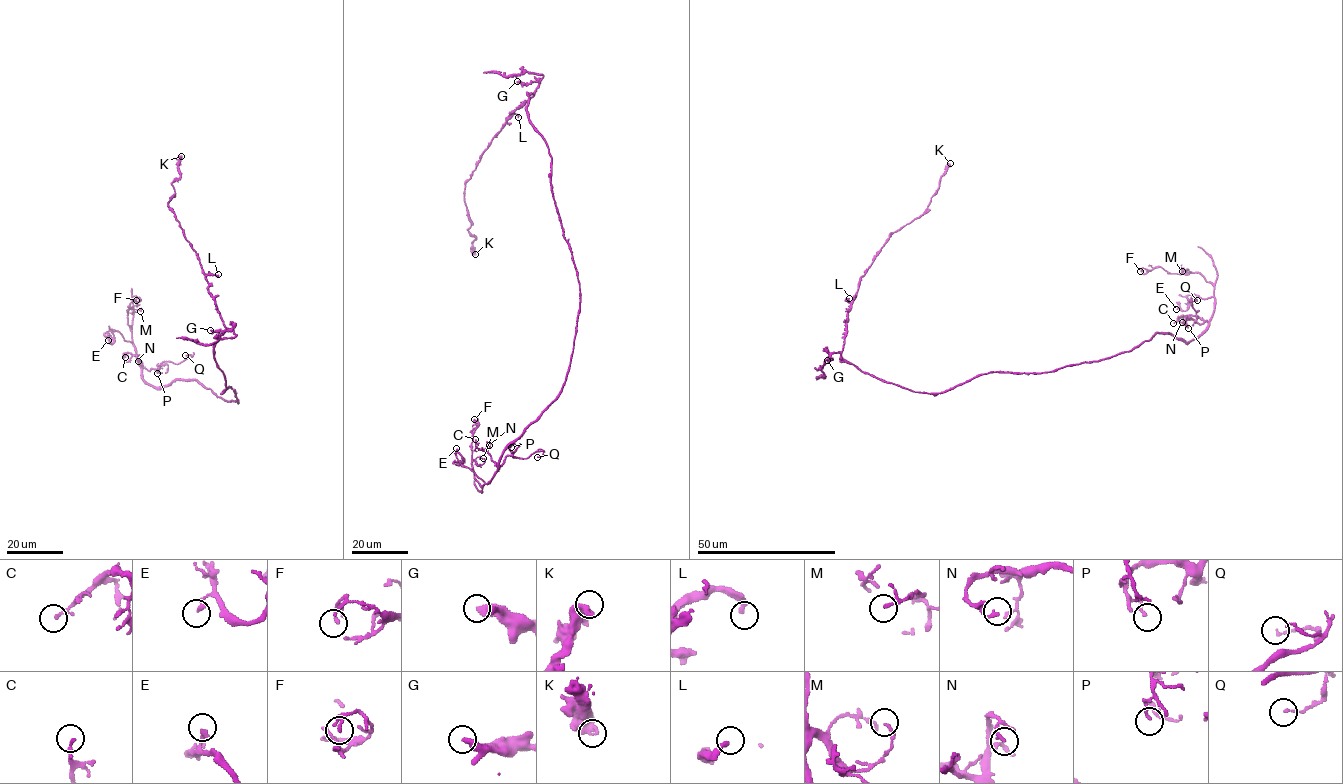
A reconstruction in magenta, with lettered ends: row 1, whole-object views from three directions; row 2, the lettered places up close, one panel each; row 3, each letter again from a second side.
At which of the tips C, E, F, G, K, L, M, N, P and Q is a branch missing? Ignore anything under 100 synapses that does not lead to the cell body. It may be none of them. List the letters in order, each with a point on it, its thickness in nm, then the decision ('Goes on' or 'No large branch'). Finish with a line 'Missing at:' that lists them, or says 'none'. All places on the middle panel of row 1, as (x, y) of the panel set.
C: Place: (475, 439). Thickness 190 nm. No large branch
E: Place: (456, 448). Thickness 220 nm. No large branch
F: Place: (474, 419). Thickness 240 nm. No large branch
G: Place: (517, 81). Thickness 440 nm. No large branch
K: Place: (475, 254). Thickness 550 nm. No large branch
L: Place: (518, 117). Thickness 240 nm. No large branch
M: Place: (483, 458). Thickness 110 nm. No large branch
N: Place: (489, 445). Thickness 180 nm. No large branch
P: Place: (511, 447). Thickness 140 nm. No large branch
Q: Place: (537, 457). Thickness 130 nm. No large branch
Missing at: none

